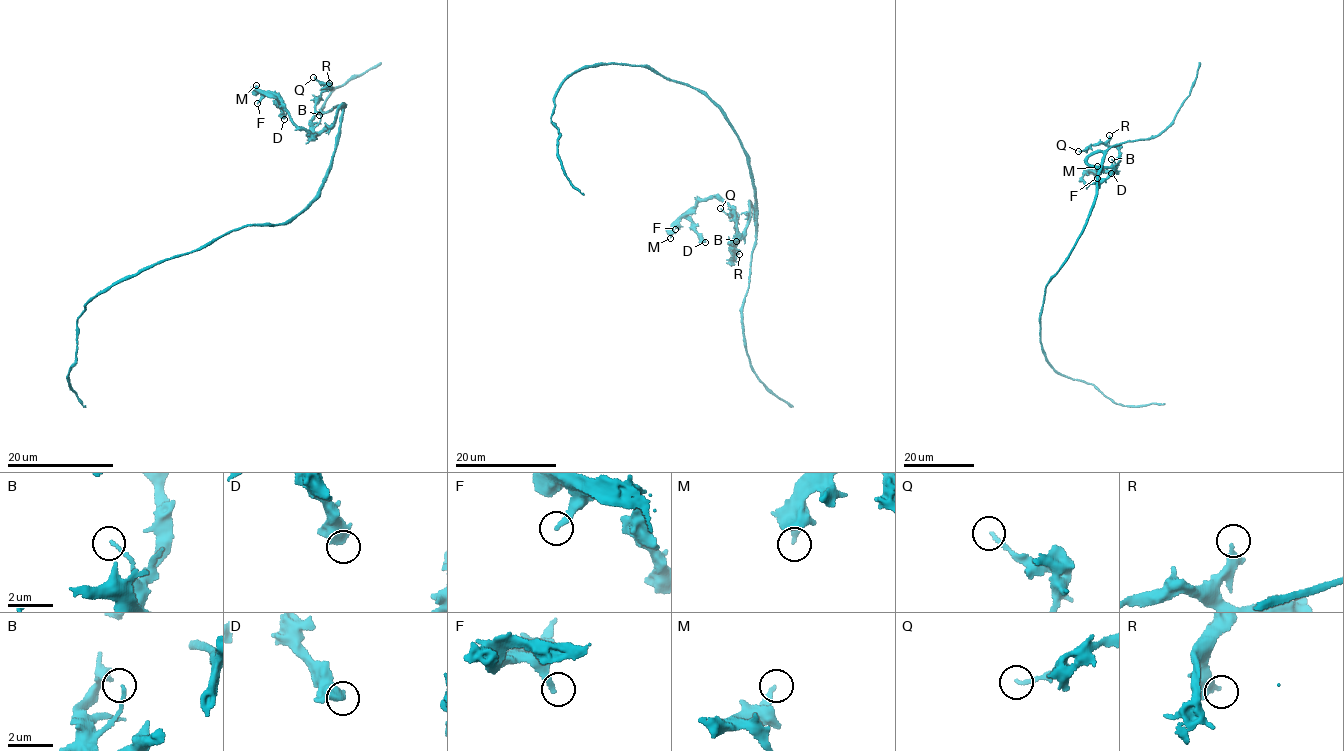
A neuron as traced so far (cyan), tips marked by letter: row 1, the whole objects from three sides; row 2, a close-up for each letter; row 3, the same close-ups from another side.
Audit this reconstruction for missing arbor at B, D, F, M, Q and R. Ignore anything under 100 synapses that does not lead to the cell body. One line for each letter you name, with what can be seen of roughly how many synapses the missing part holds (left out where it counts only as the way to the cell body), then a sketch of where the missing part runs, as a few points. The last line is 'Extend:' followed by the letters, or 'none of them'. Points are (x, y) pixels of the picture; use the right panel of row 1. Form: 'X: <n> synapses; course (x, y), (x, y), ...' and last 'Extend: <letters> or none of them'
Extend: none of them

